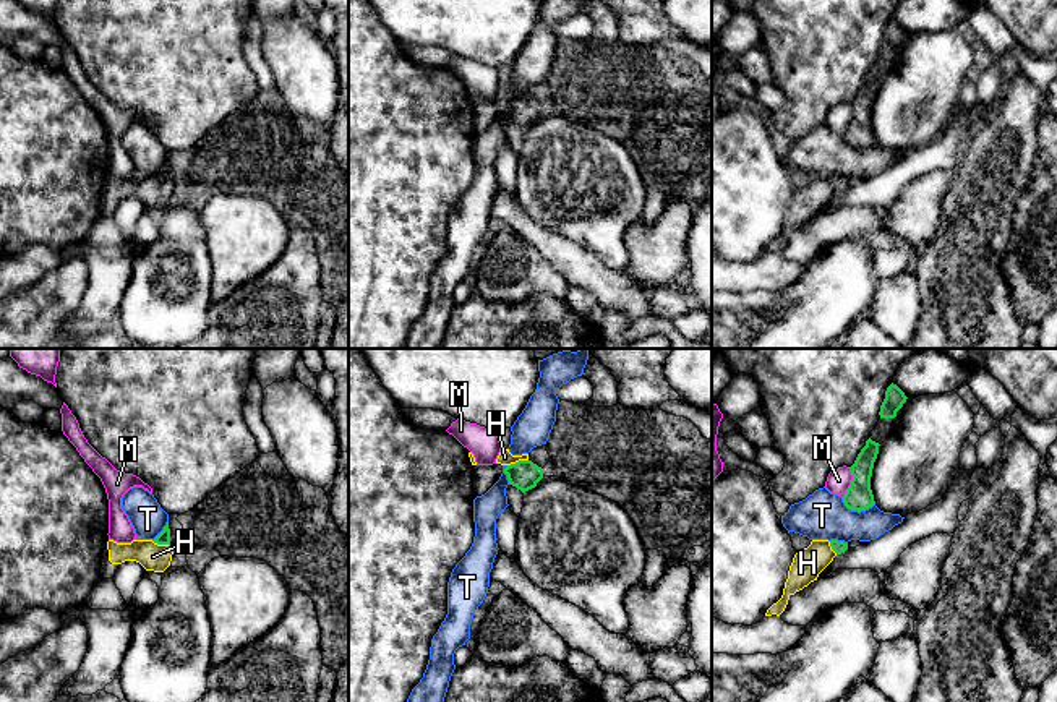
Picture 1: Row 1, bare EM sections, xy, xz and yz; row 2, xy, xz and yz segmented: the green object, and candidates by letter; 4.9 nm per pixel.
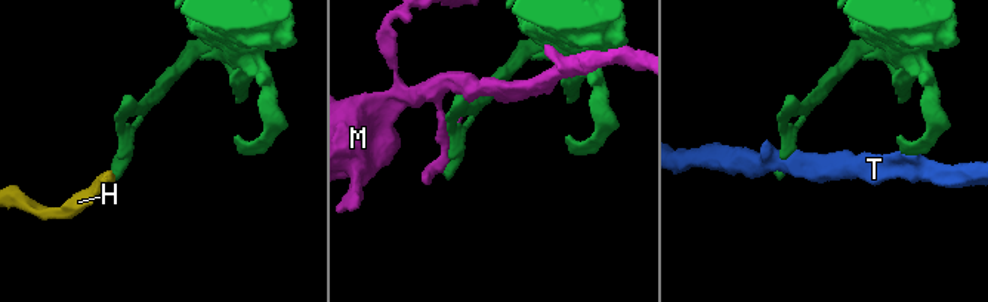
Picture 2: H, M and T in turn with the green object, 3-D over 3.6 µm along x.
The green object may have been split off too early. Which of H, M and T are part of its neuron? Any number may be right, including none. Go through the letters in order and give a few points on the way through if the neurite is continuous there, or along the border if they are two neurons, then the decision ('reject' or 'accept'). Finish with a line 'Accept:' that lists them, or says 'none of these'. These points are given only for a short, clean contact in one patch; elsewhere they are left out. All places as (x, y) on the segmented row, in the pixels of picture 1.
H: runs through xz (524, 475), (519, 470), (519, 461), (504, 458); accept
M: reject
T: reject
Accept: H

